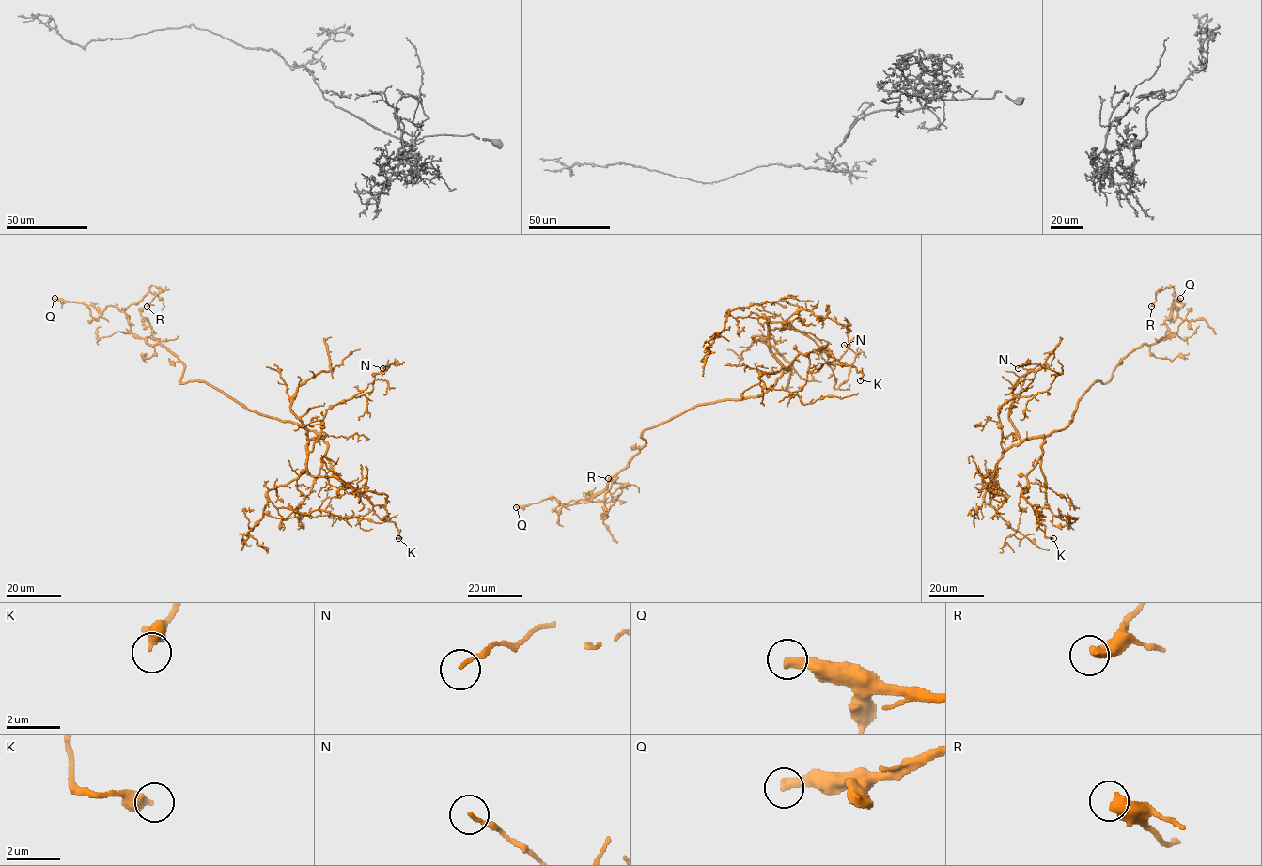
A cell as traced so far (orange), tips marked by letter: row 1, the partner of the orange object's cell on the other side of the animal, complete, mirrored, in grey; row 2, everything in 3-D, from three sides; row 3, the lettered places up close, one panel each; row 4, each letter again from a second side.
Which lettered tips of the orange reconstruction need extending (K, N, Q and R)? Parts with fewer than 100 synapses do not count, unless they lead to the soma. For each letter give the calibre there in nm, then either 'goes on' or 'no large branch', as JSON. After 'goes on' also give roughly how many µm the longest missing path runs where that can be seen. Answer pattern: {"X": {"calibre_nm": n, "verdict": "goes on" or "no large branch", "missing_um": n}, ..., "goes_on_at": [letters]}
{"K": {"calibre_nm": 400, "verdict": "no large branch"}, "N": {"calibre_nm": 140, "verdict": "no large branch"}, "Q": {"calibre_nm": 360, "verdict": "goes on", "missing_um": 150}, "R": {"calibre_nm": 480, "verdict": "no large branch"}, "goes_on_at": ["Q"]}

